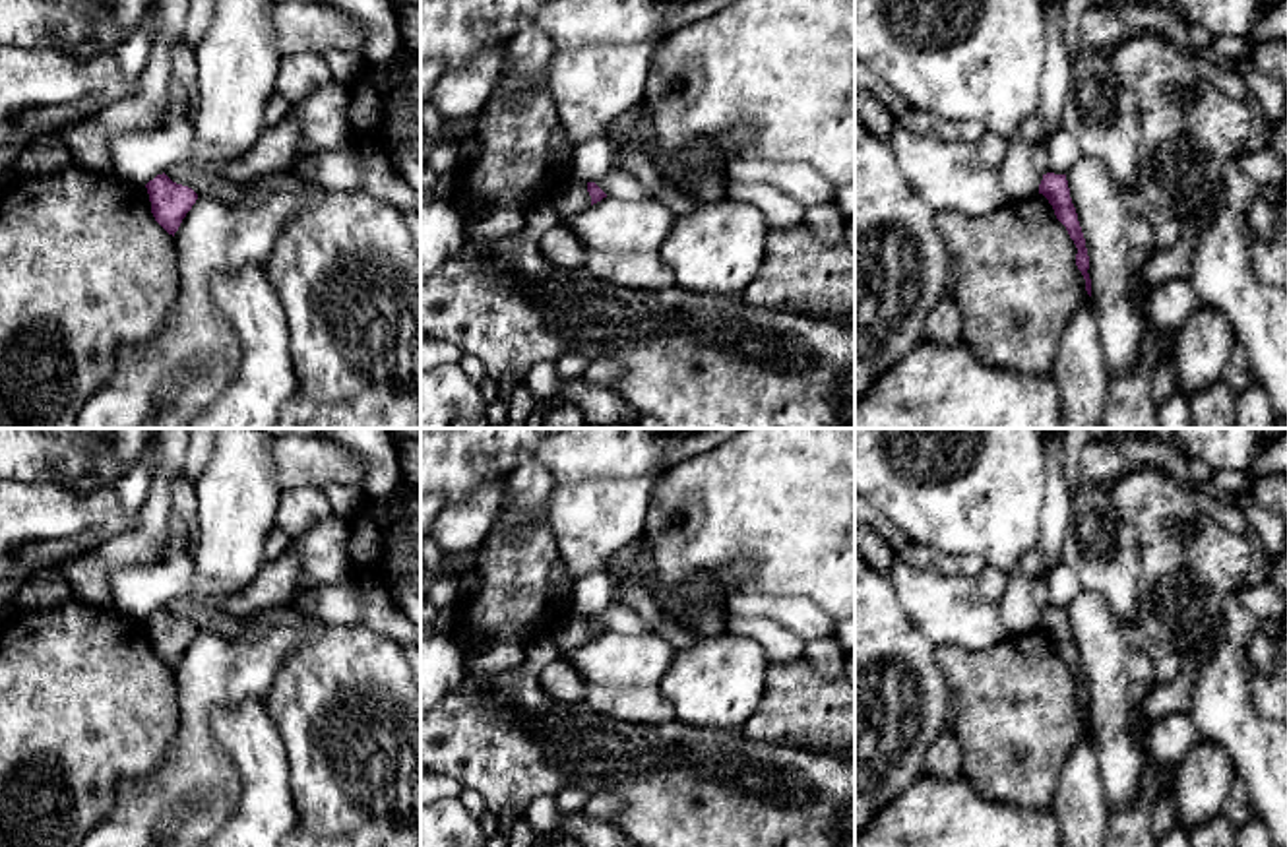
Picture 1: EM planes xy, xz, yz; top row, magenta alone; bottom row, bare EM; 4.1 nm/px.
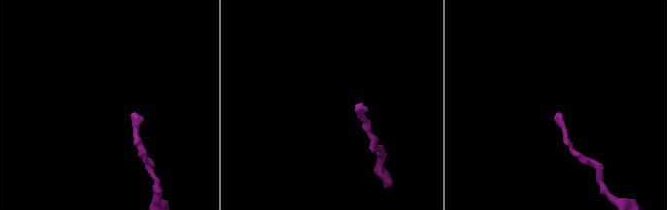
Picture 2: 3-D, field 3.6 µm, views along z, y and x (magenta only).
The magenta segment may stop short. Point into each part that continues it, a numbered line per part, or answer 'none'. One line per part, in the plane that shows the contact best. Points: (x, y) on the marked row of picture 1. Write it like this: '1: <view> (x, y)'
none

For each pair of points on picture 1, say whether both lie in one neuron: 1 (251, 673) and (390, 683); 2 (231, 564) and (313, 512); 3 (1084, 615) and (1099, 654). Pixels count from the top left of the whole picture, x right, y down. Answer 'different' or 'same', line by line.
1: different
2: different
3: same

